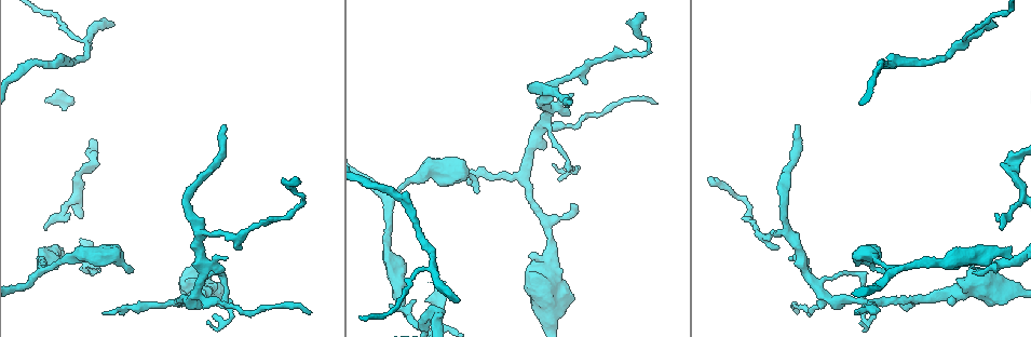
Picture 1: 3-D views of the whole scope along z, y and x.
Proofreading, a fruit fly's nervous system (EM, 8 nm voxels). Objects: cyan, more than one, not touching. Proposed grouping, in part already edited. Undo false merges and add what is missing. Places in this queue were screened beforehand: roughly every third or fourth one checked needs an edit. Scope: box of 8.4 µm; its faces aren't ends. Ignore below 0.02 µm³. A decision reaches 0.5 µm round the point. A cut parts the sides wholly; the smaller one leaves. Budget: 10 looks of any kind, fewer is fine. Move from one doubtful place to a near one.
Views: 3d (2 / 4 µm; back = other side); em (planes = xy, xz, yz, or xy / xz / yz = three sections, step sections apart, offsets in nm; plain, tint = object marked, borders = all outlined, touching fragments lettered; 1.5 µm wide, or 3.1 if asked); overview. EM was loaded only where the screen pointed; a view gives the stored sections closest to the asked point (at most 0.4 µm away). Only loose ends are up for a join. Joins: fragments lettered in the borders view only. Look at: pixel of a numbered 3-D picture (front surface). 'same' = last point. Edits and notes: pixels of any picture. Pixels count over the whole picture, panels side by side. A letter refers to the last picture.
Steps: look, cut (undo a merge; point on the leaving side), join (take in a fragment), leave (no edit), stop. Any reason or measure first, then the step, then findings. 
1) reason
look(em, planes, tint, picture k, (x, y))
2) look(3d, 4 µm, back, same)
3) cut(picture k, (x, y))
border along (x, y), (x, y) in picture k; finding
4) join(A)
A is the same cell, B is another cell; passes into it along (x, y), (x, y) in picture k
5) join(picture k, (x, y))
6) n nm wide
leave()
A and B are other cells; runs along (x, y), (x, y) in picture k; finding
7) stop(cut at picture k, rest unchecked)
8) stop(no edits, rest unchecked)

sharp bend
look(3d, 2 µm, back, picture 1, (302, 202))

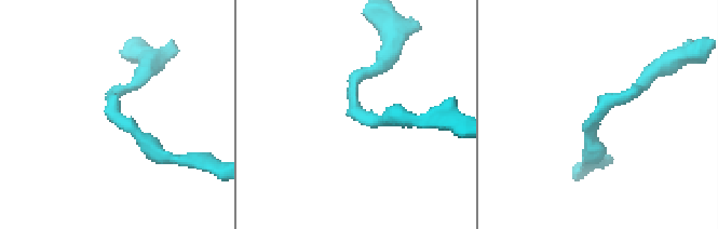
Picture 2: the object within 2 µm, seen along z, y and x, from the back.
look(em, planes, tint, picture 2, (112, 118))

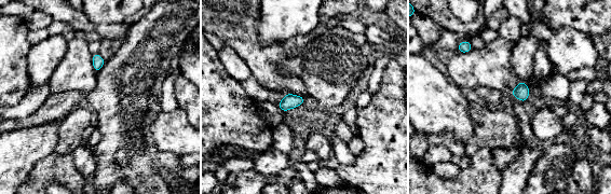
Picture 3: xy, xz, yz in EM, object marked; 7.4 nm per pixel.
look(em, planes, borders, same)

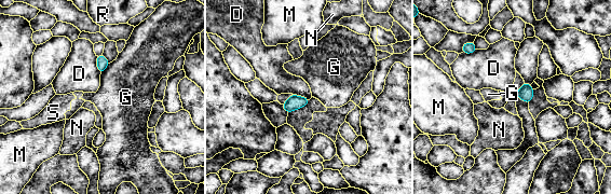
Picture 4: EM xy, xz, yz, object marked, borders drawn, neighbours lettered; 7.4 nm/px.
60 nm wide
leave()
D, G, M, N, R and S are other cells; continuous, no second cell

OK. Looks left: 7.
three-way junction
look(em, planes, borders, picture 1, (786, 232))

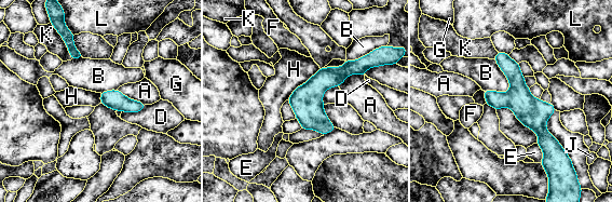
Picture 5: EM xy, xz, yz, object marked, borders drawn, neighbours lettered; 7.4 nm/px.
leave()
A, B, D, E, F, G, H, J, K and L are other cells; border along (493, 59), (508, 82), (504, 93) in picture 5; one cell here

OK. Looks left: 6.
an open end
look(em, planes, borders, picture 1, (223, 126))

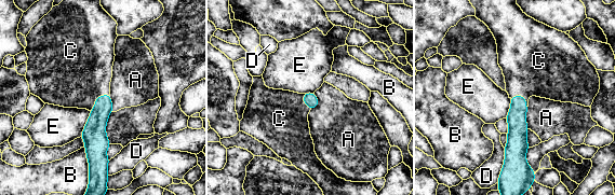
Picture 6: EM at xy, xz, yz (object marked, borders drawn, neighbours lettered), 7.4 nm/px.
join(C)
C is the same cell, A, B, D and E are other cells; passes into it along (94, 131), (96, 98), (75, 72) in picture 6; it goes on there

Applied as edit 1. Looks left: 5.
thick turns thin
look(3d, 2 µm, picture 1, (925, 299))

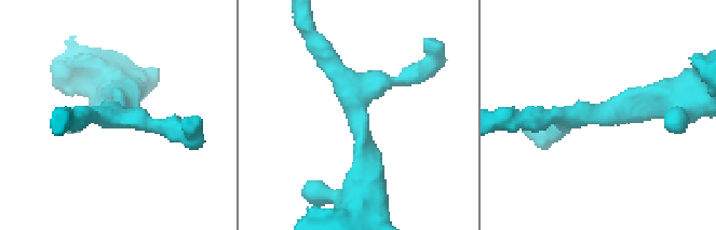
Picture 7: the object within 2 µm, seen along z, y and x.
shape alone is not enough
look(em, yz, step 8, borders, picture 7, (597, 113))

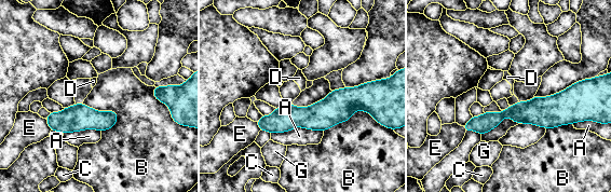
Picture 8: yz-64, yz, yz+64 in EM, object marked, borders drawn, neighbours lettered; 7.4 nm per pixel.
look(em, planes, borders, same)

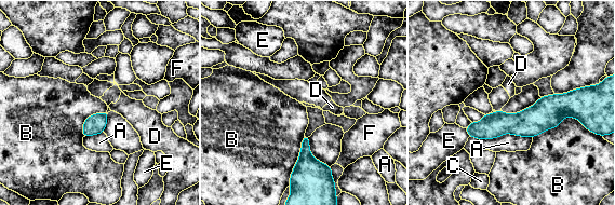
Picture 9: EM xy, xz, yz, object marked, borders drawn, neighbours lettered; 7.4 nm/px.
leave()
A, B, C, D, E and F are other cells; border along (586, 127), (565, 117), (533, 137) in picture 9; continuous, no second cell

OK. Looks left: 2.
stop(join at picture 6, rest unchecked)

